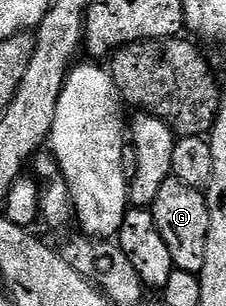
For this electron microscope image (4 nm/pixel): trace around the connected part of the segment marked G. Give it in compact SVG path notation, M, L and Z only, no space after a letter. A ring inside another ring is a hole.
M172 176L167 183L163 183L163 187L159 187L159 195L155 195L151 212L159 227L159 235L163 235L163 243L167 243L167 251L171 251L174 266L199 275L207 259L209 202L206 194L195 187L187 187L187 183Z

